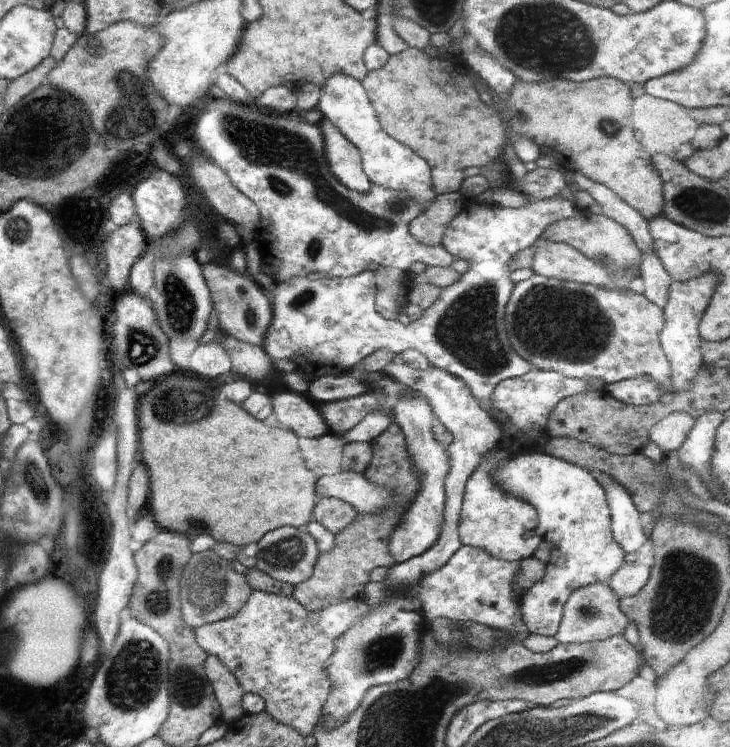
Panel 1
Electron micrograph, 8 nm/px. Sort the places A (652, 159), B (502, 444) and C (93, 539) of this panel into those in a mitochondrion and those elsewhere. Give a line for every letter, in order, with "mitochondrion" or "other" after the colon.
A: other
B: other
C: other

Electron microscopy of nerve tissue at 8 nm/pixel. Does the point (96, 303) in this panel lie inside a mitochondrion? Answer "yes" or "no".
no

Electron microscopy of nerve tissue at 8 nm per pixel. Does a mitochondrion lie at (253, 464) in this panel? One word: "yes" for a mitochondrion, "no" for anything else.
no

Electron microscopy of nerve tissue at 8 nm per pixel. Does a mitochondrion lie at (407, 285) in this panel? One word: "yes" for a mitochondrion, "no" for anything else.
no

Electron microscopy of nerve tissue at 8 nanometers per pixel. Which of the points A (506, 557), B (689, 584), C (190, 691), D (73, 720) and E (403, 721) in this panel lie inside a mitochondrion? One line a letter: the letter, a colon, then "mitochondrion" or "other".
A: other
B: mitochondrion
C: mitochondrion
D: other
E: mitochondrion

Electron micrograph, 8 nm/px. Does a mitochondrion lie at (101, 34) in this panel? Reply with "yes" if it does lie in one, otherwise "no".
no

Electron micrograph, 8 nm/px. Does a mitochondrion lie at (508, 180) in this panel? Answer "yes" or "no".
no

